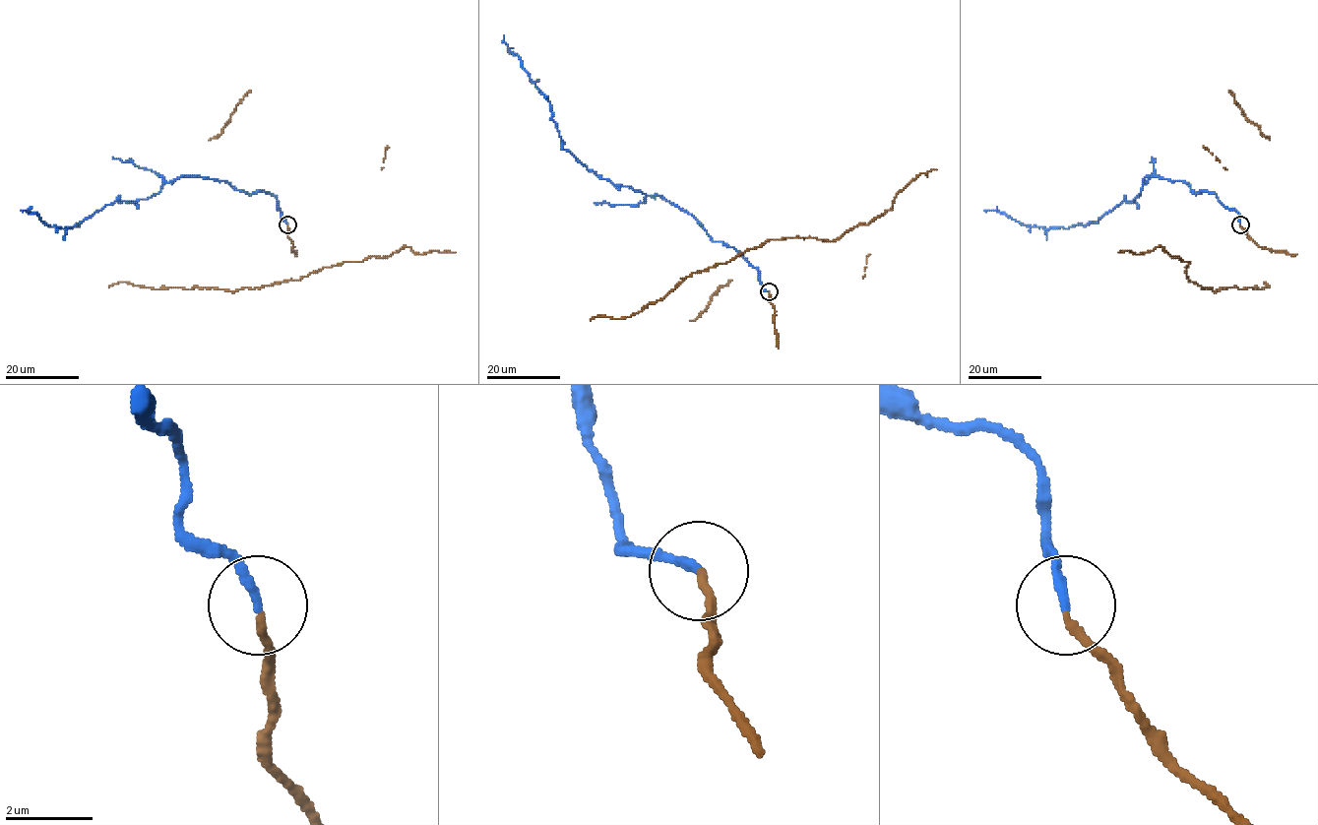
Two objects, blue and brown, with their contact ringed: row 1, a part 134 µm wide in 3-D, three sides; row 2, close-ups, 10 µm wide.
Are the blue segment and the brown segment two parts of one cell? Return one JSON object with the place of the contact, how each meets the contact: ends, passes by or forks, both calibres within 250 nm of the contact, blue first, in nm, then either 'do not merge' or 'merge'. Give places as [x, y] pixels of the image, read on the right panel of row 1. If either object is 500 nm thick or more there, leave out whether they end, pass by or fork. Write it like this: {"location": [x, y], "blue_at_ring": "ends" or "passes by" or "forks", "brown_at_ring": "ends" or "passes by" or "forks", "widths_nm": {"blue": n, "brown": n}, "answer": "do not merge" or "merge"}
{"location": [1240, 224], "blue_at_ring": "ends", "brown_at_ring": "ends", "widths_nm": {"blue": 200, "brown": 180}, "answer": "merge"}

